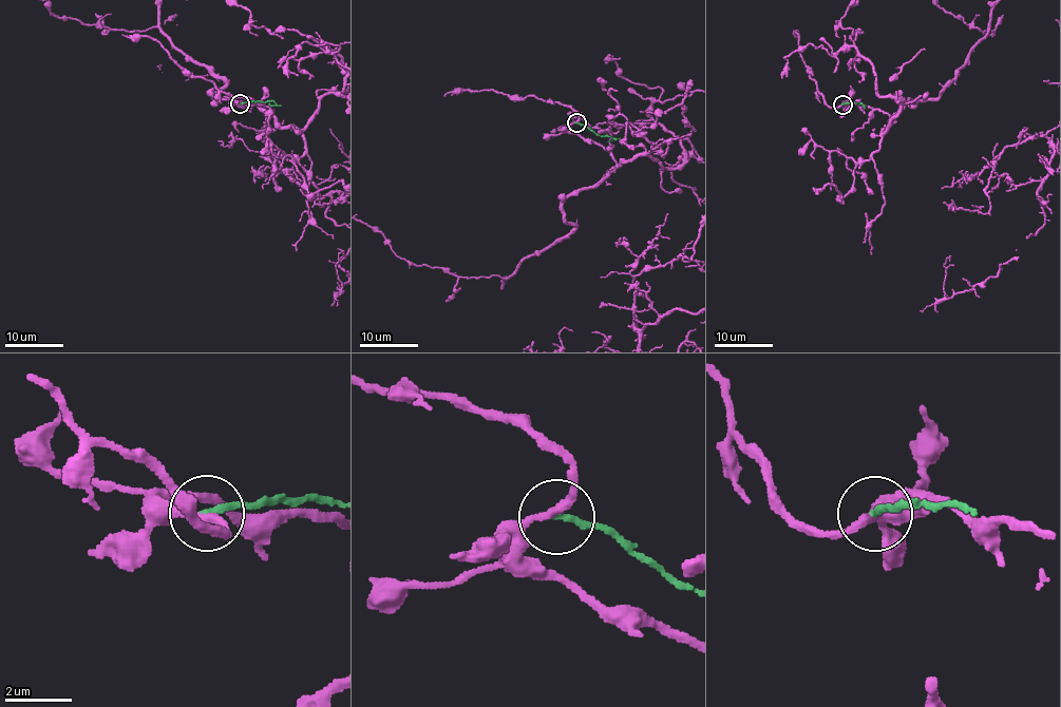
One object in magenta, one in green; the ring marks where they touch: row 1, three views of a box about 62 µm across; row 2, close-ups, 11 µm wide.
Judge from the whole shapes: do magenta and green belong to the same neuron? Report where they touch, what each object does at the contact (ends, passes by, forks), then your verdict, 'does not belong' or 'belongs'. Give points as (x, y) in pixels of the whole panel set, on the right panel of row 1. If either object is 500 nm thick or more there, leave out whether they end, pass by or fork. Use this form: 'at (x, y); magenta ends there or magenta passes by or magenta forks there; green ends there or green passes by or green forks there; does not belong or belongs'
at (842, 104); magenta passes by; green ends there; does not belong

